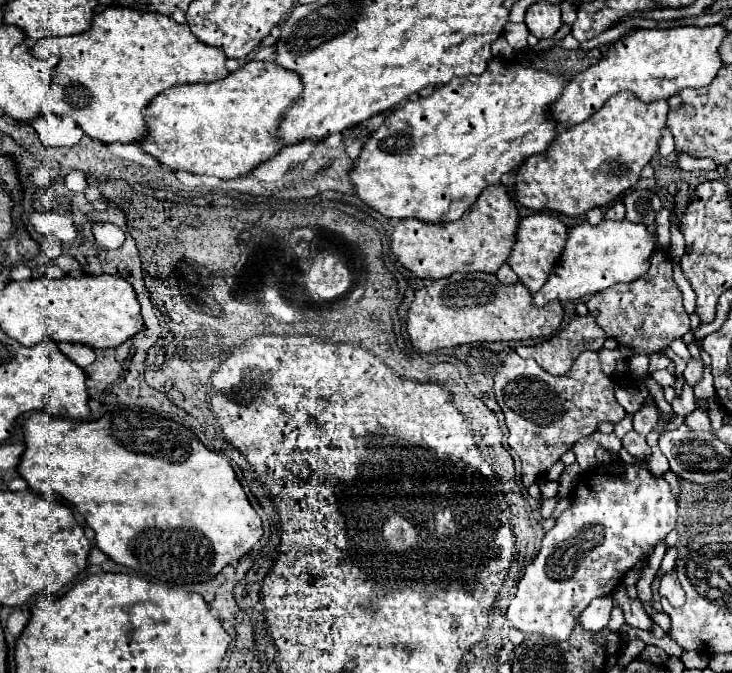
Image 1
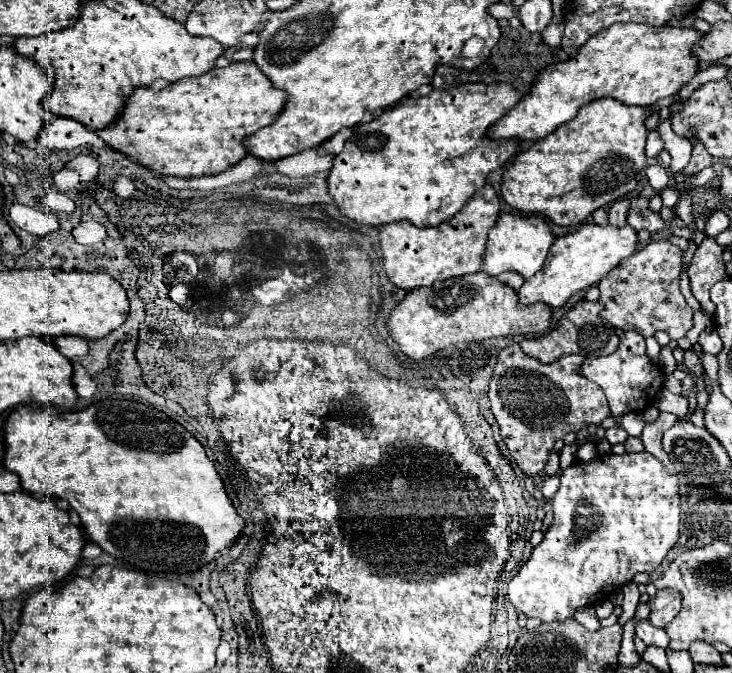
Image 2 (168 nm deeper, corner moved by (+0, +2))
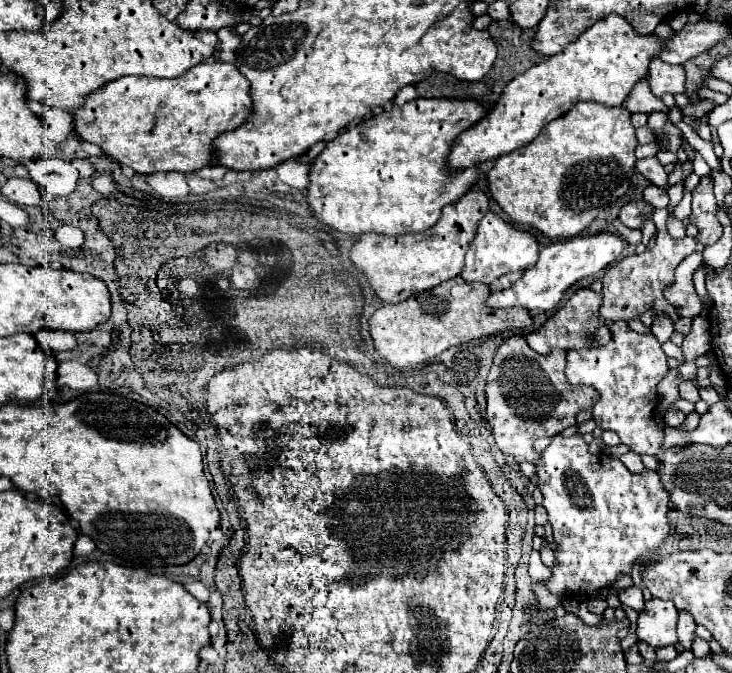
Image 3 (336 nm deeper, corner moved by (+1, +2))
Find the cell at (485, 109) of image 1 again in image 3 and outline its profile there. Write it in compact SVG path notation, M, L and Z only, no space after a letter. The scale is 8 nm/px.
M414 99L404 105L390 105L382 115L360 121L358 125L342 131L338 137L326 143L324 151L312 161L308 183L308 207L312 215L346 235L380 233L380 235L406 235L422 233L430 229L442 215L442 207L454 203L476 183L478 169L448 173L446 157L458 133L472 127L484 117L488 107L476 101L458 99Z

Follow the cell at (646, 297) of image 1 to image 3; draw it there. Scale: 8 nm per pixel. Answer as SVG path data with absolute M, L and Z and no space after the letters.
M666 231L666 235L656 237L654 247L646 249L644 253L624 257L622 261L610 265L602 277L604 301L600 307L600 315L610 321L630 321L650 311L654 299L662 297L664 295L662 289L670 285L670 281L674 279L674 269L678 267L678 261L682 261L682 257L688 257L694 251L694 247L696 247L694 237L672 239Z

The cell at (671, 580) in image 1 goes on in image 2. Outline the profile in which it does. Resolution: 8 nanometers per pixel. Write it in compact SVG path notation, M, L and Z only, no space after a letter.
M659 589L649 599L649 605L651 605L649 621L655 627L663 627L675 617L675 613L679 613L679 609L681 609L681 593L675 591L675 589Z

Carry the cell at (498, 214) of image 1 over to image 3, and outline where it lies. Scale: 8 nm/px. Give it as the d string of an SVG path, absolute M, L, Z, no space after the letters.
M468 191L456 203L442 209L438 223L426 233L410 233L400 237L360 235L350 251L352 265L368 279L374 295L384 303L400 303L414 293L436 287L442 281L458 277L464 265L466 249L474 239L478 221L488 213L488 195L484 191Z

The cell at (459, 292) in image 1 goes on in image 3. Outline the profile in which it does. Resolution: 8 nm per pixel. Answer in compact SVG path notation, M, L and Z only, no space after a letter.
M454 277L434 289L416 293L414 297L398 303L384 305L372 313L370 337L376 351L394 367L416 367L446 349L458 347L460 343L470 343L476 339L490 339L507 331L528 331L532 327L532 317L526 309L490 309L486 307L486 297L490 295L488 285L470 285L460 277Z

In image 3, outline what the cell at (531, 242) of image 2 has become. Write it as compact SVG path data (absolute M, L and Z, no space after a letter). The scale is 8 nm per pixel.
M488 211L482 217L482 221L478 223L476 237L470 243L470 249L466 251L466 263L460 271L460 277L466 283L480 281L480 283L492 285L496 279L500 279L506 273L528 269L530 265L534 265L536 259L538 259L538 241L536 241L536 237L530 235L528 231L520 231L520 229L512 227L502 217Z

